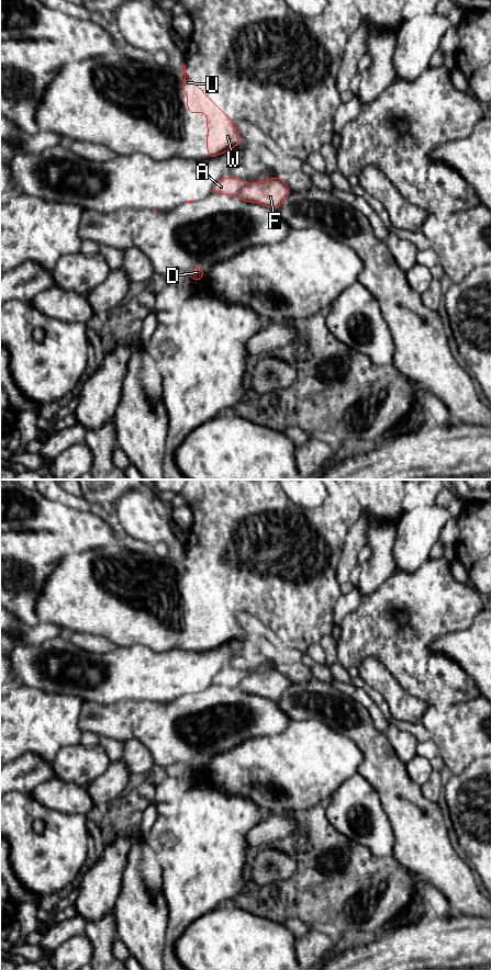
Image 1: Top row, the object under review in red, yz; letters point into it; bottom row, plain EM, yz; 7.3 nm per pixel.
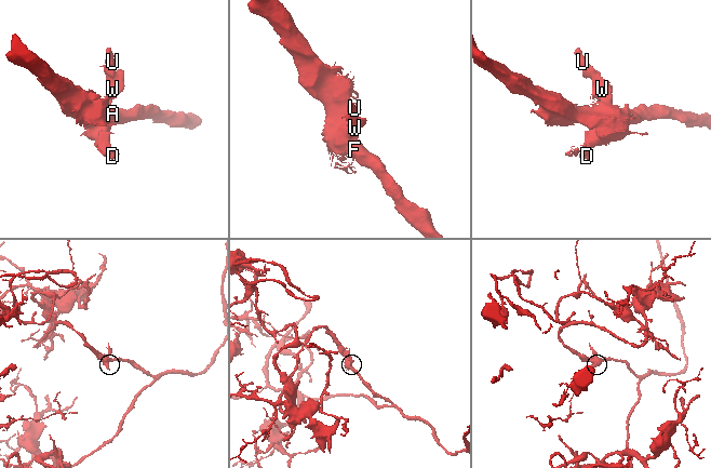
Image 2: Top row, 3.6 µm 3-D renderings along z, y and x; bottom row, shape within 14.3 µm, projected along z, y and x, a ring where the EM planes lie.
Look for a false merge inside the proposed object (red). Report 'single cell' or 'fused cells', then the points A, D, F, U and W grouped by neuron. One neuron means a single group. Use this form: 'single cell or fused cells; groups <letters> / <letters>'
single cell; groups A D F U W

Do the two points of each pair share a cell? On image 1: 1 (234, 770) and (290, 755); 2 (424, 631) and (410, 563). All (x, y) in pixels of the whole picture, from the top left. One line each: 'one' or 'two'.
1: one
2: two

